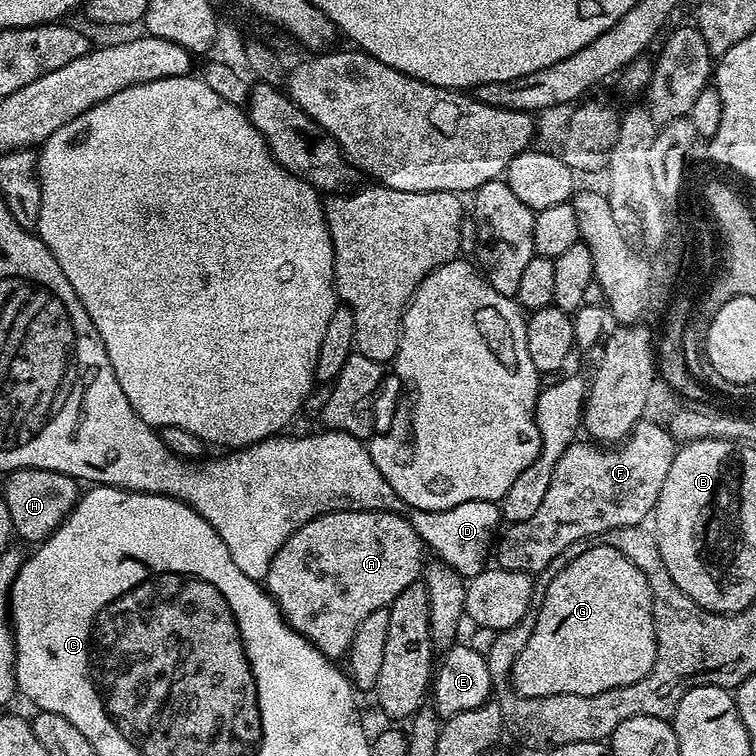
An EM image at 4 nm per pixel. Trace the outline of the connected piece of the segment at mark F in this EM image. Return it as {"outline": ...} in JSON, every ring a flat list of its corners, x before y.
{"outline":[[645,418,615,446,587,443,577,442,564,451,554,466,550,490,546,490,537,512,526,522,511,525,509,532,499,537,494,552,499,567,538,574,550,566,566,546,591,541,606,530,643,525,647,521,644,519,653,515,678,447,667,427]]}

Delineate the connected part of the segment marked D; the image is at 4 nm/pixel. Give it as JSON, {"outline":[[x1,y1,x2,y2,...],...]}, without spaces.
{"outline":[[491,500,462,502,446,511,424,511,411,508,406,515,419,535,421,543,431,553,433,551,437,559,450,565,465,578,477,576,478,573,484,571,487,563,485,560,487,556,489,559,491,548,499,533,498,526,502,524,499,505]]}

